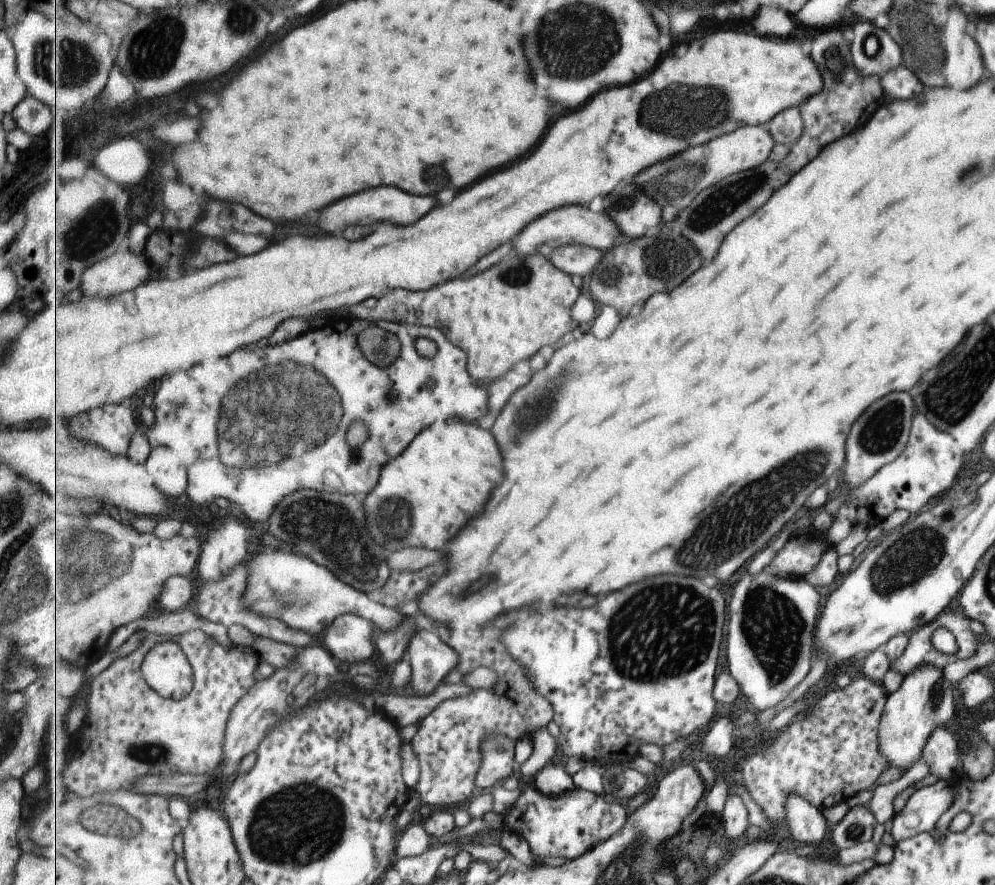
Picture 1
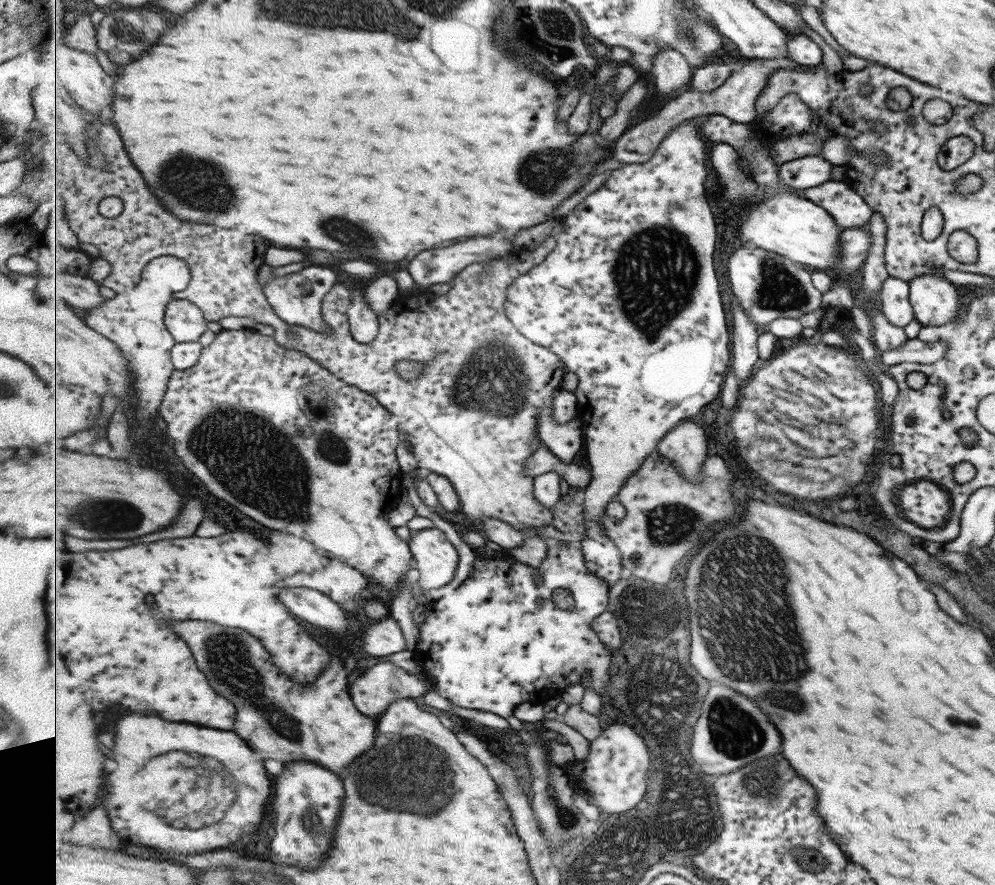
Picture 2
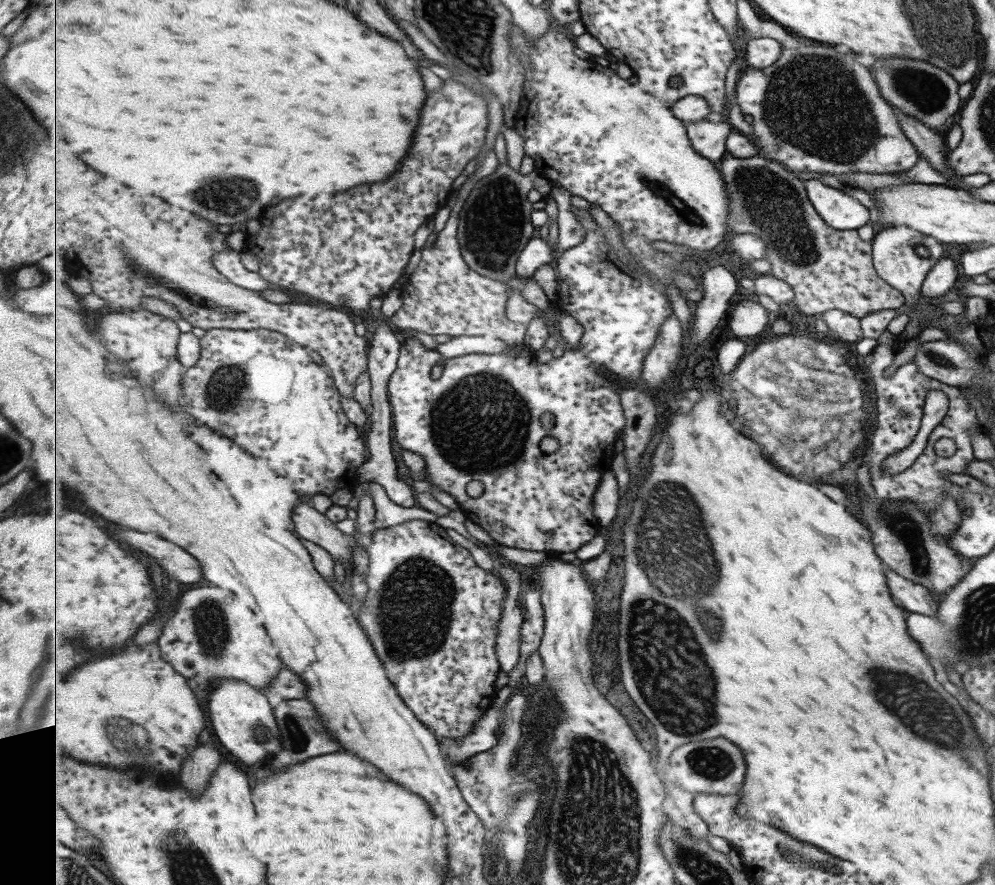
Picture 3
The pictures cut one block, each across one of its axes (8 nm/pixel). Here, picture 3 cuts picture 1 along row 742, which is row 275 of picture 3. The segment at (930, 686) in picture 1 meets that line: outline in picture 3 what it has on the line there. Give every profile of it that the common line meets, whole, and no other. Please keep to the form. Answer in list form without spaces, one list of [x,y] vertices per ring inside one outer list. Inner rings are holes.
[[[899,225],[898,227],[889,227],[881,232],[877,232],[870,240],[873,245],[873,264],[876,267],[877,276],[880,276],[889,286],[898,290],[904,298],[902,306],[905,307],[909,318],[906,327],[897,336],[899,338],[913,339],[917,336],[922,327],[919,326],[919,319],[914,317],[915,300],[920,295],[920,286],[922,278],[927,274],[930,266],[935,264],[939,257],[943,257],[944,245],[934,240],[932,237],[920,234],[909,227]]]

